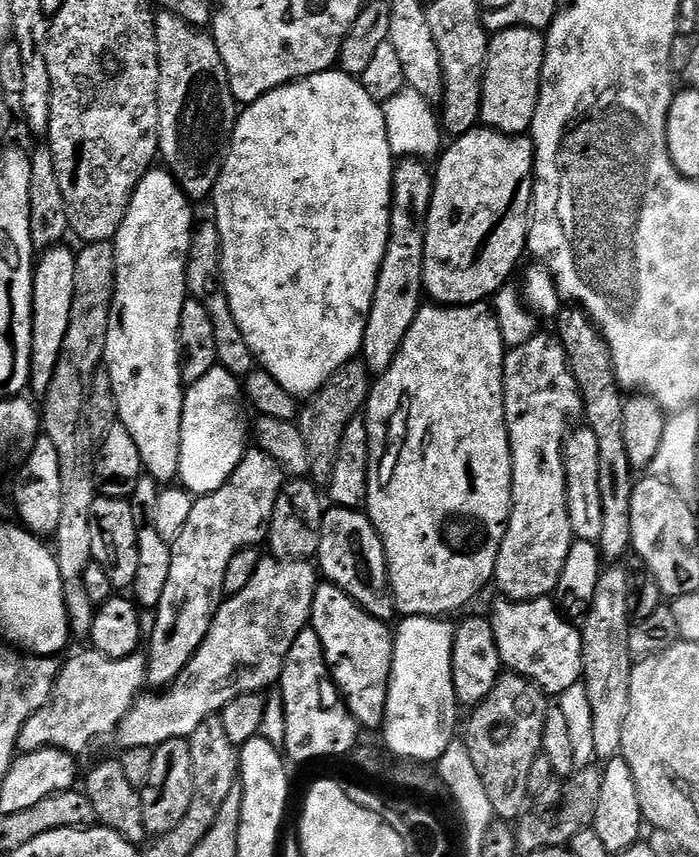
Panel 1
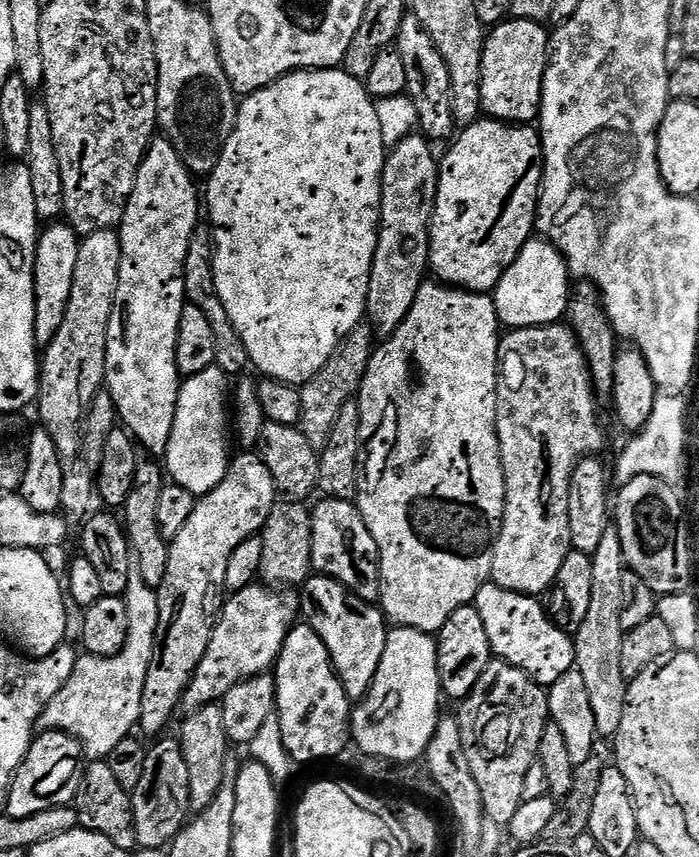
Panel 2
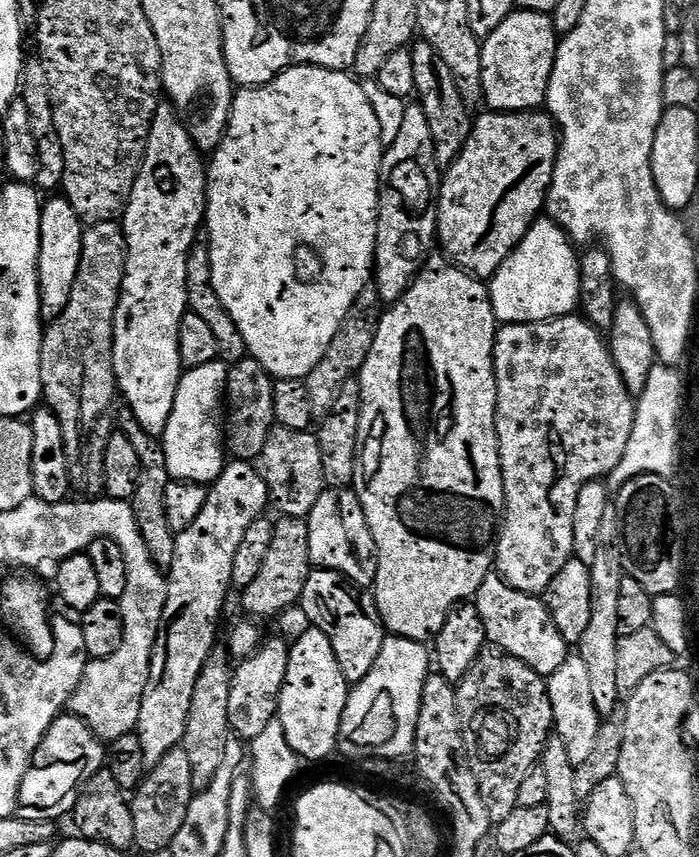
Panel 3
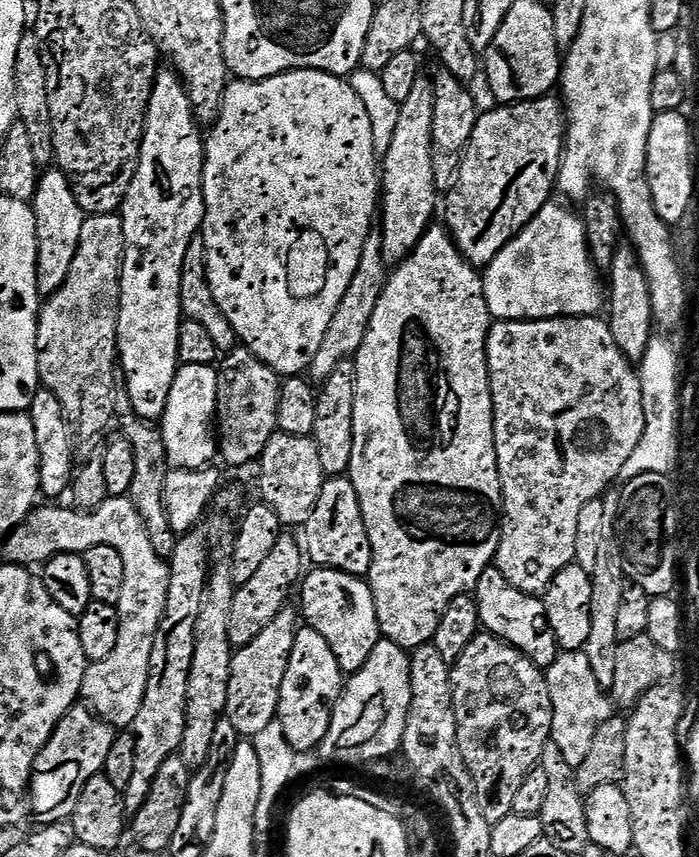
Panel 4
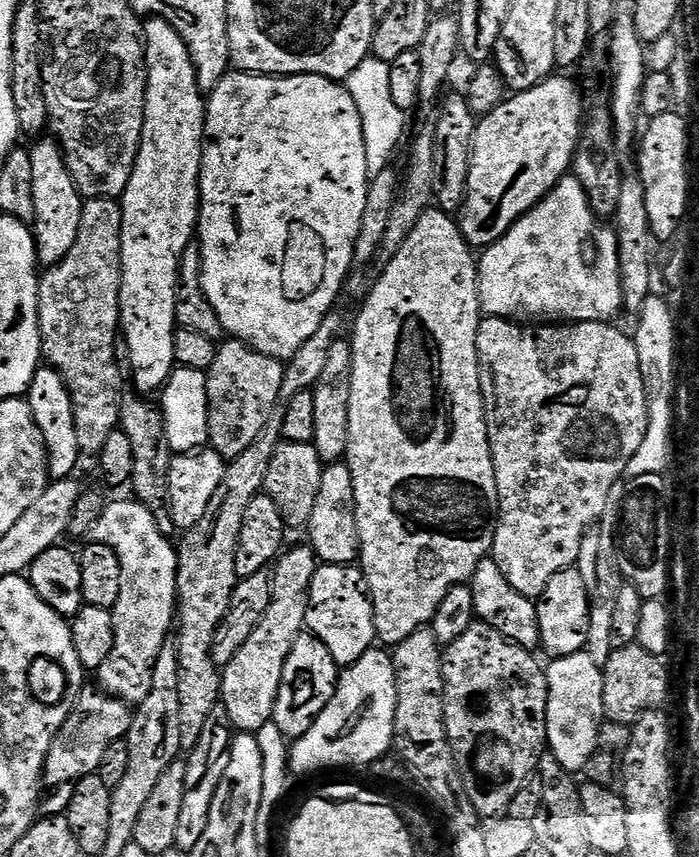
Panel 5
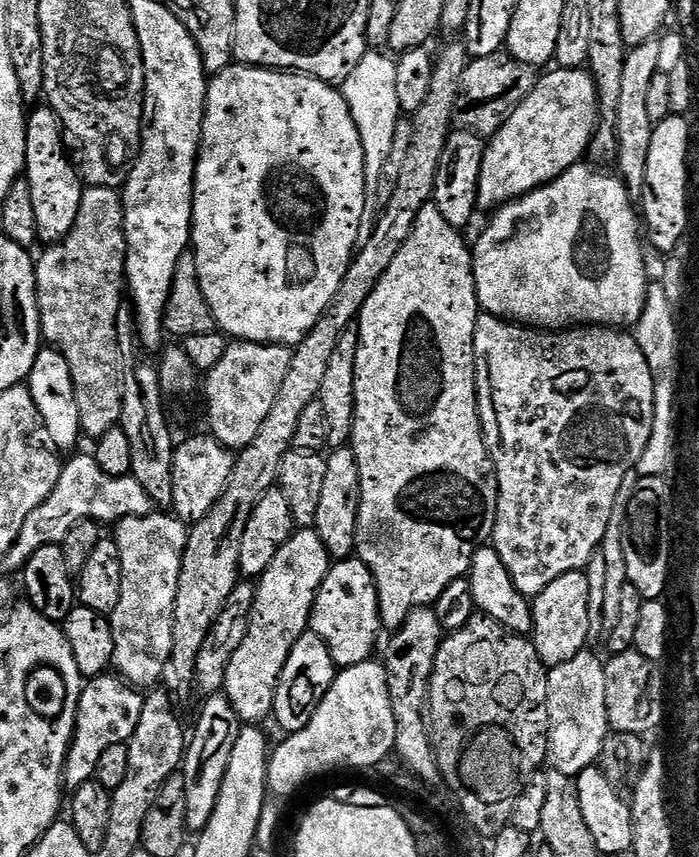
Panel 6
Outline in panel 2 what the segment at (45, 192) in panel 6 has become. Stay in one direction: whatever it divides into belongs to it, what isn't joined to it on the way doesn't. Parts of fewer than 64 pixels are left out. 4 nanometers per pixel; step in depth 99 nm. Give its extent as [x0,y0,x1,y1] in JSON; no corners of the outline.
[34,222,81,346]

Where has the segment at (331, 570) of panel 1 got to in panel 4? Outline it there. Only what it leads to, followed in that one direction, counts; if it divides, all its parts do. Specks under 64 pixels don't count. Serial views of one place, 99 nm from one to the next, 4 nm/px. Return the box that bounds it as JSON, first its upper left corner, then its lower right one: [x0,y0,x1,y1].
[302,475,372,577]

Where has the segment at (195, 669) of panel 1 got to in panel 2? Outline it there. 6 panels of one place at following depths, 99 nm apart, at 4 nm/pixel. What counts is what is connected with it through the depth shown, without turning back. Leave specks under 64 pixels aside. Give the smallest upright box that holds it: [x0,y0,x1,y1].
[183,582,300,714]

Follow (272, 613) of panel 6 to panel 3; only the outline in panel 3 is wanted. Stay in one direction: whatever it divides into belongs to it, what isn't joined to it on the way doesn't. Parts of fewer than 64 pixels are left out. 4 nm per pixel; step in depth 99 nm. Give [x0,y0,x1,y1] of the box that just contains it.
[230,639,290,742]

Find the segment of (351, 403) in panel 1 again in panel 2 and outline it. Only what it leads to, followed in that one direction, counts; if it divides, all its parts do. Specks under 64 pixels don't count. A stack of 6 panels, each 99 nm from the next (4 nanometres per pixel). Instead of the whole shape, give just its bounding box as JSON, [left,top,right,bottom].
[298,322,375,451]

